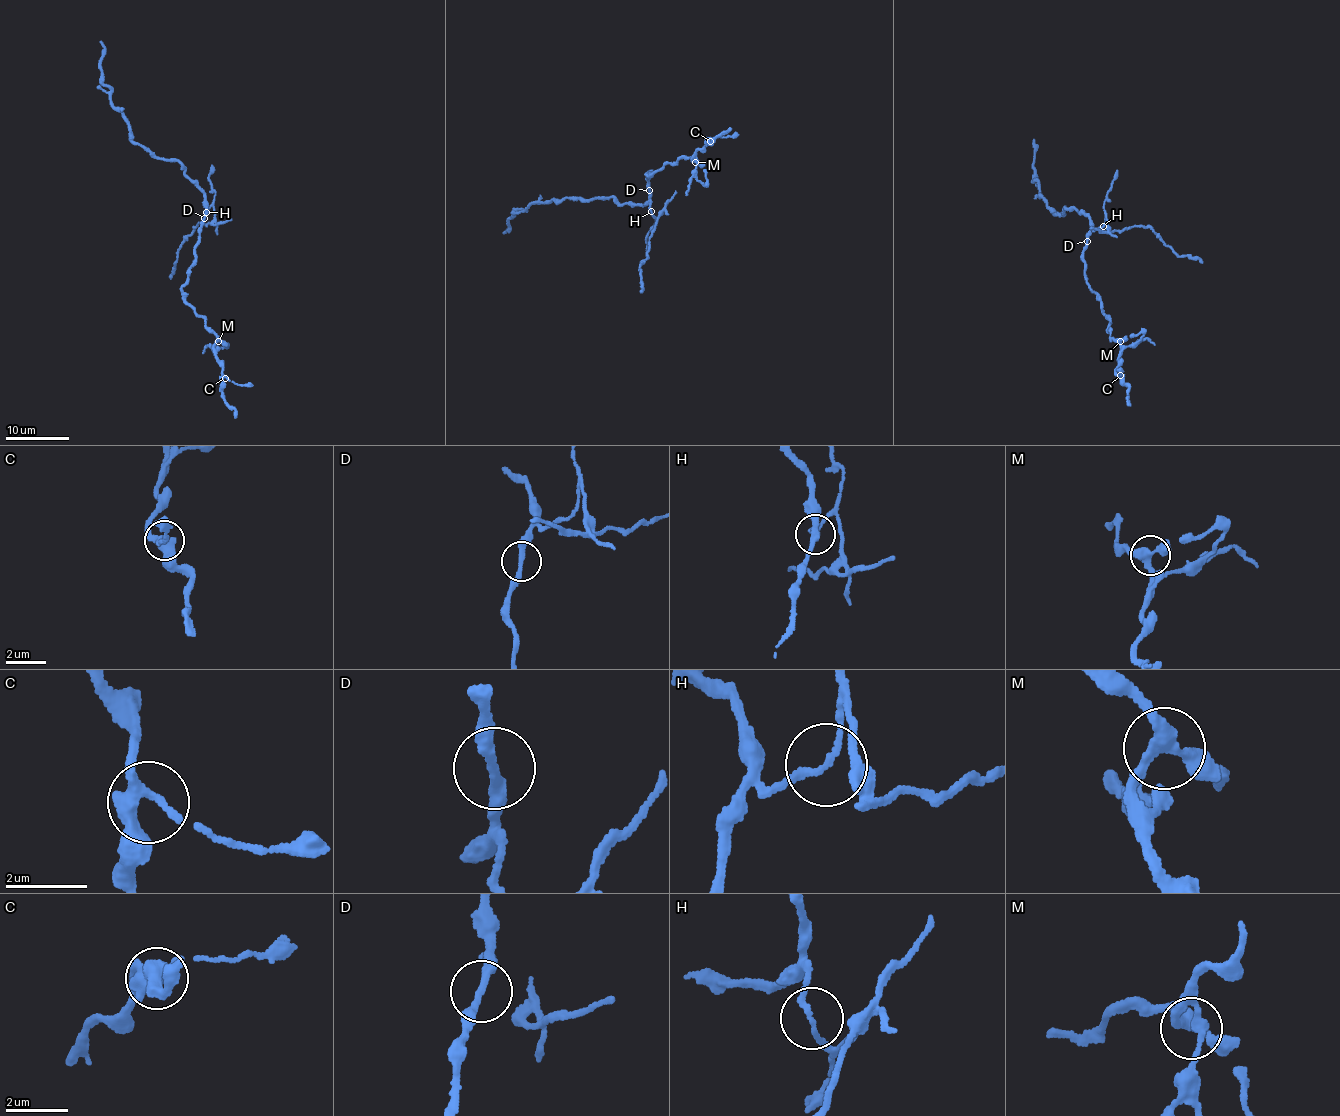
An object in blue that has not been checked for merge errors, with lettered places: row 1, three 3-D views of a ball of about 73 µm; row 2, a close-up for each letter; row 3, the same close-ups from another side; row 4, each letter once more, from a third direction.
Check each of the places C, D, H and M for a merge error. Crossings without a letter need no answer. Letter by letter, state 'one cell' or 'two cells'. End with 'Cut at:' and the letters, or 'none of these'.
C: one cell
D: one cell
H: two cells
M: one cell
Cut at: H

